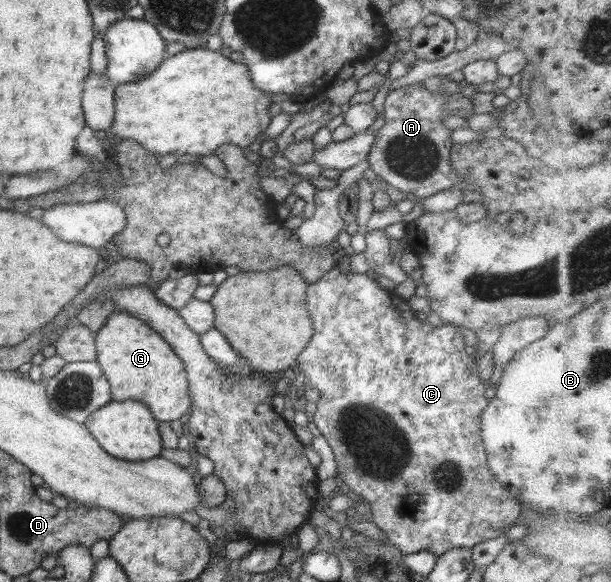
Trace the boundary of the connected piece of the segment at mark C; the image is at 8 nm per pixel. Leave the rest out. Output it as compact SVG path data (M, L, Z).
M337 268L325 271L317 281L307 285L307 310L313 327L313 336L305 350L297 356L296 370L300 370L308 385L319 391L320 398L316 402L315 412L310 415L310 427L329 444L336 463L335 478L341 479L351 490L351 495L365 502L375 516L372 523L382 531L387 542L396 546L401 555L419 551L427 551L436 557L455 548L471 549L483 541L505 536L508 529L515 524L515 519L523 511L517 499L499 485L499 481L489 471L483 440L479 434L479 416L487 407L488 400L483 393L486 383L477 376L475 358L465 352L466 338L461 334L459 326L445 322L439 330L423 330L416 314L402 299L392 291L379 287L375 279L368 278L365 273L341 273Z

